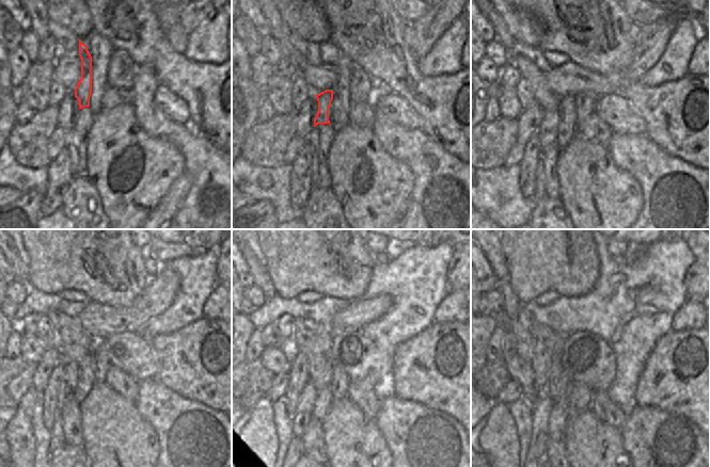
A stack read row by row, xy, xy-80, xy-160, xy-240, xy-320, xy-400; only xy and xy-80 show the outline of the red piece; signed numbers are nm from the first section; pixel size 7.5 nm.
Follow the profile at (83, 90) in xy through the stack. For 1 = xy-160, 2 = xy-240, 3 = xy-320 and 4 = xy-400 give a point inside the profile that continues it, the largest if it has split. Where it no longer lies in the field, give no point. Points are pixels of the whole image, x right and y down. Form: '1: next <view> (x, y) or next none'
1: next xy-160 (550, 125)
2: next xy-240 (70, 375)
3: next xy-320 (302, 415)
4: next xy-400 (540, 409)

